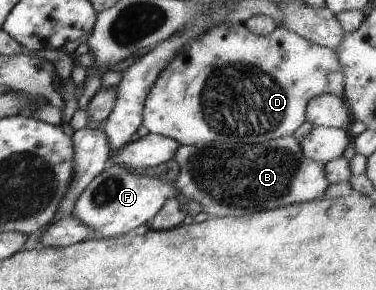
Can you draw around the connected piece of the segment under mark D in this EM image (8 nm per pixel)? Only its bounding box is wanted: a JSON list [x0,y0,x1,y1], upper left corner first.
[140,22,343,145]

